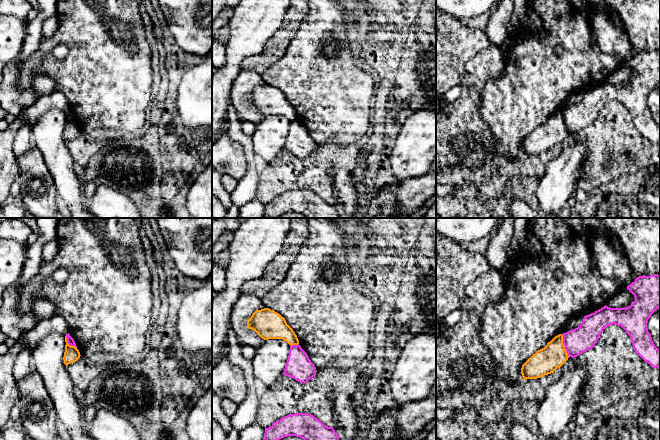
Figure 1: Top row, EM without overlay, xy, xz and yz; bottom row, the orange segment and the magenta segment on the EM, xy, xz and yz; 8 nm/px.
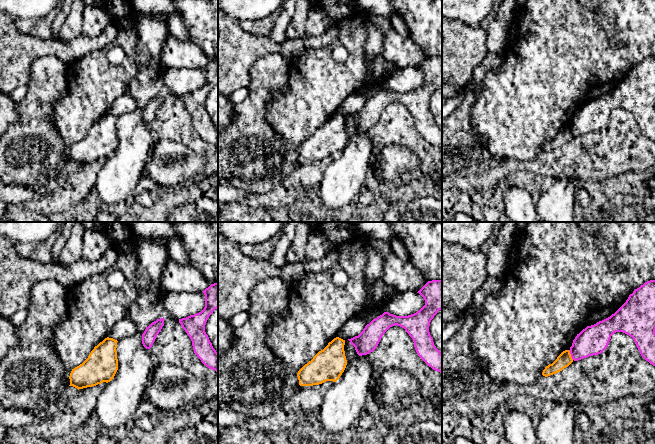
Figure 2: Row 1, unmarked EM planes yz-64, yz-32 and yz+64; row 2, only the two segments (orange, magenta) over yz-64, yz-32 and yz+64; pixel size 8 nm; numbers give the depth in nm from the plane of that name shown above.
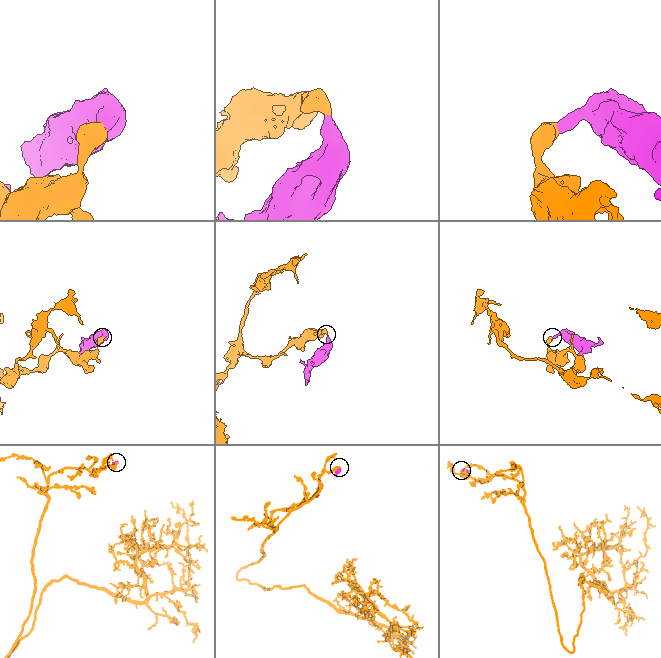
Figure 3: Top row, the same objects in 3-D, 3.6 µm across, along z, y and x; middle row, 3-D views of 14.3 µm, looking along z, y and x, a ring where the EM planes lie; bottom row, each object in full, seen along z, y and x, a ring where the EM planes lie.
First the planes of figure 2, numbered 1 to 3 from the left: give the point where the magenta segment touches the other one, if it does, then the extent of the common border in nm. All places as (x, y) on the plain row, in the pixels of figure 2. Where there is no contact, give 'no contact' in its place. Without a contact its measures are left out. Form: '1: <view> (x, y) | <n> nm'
1: no contact
2: no contact
3: yz+64 (570, 131) | 90 nm

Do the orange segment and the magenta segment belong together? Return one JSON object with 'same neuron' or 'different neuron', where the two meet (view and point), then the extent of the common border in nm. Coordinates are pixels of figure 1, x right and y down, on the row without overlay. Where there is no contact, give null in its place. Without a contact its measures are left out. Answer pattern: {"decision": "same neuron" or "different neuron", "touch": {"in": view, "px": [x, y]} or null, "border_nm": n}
{"decision": "different neuron", "touch": {"in": "yz", "px": [563, 121]}, "border_nm": 200}

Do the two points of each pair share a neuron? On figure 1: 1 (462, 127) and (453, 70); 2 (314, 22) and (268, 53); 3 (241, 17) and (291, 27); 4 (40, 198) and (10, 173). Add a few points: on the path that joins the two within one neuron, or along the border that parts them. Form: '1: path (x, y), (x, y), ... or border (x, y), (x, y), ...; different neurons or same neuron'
1: border (468, 61), (463, 80), (460, 83); different neurons
2: border (306, 14), (295, 36), (282, 55); different neurons
3: border (287, 10), (280, 27), (266, 43); different neurons
4: border (15, 158), (18, 167), (18, 179); different neurons

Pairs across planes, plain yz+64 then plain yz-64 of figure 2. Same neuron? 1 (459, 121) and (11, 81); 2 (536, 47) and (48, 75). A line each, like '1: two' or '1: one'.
1: two
2: two

